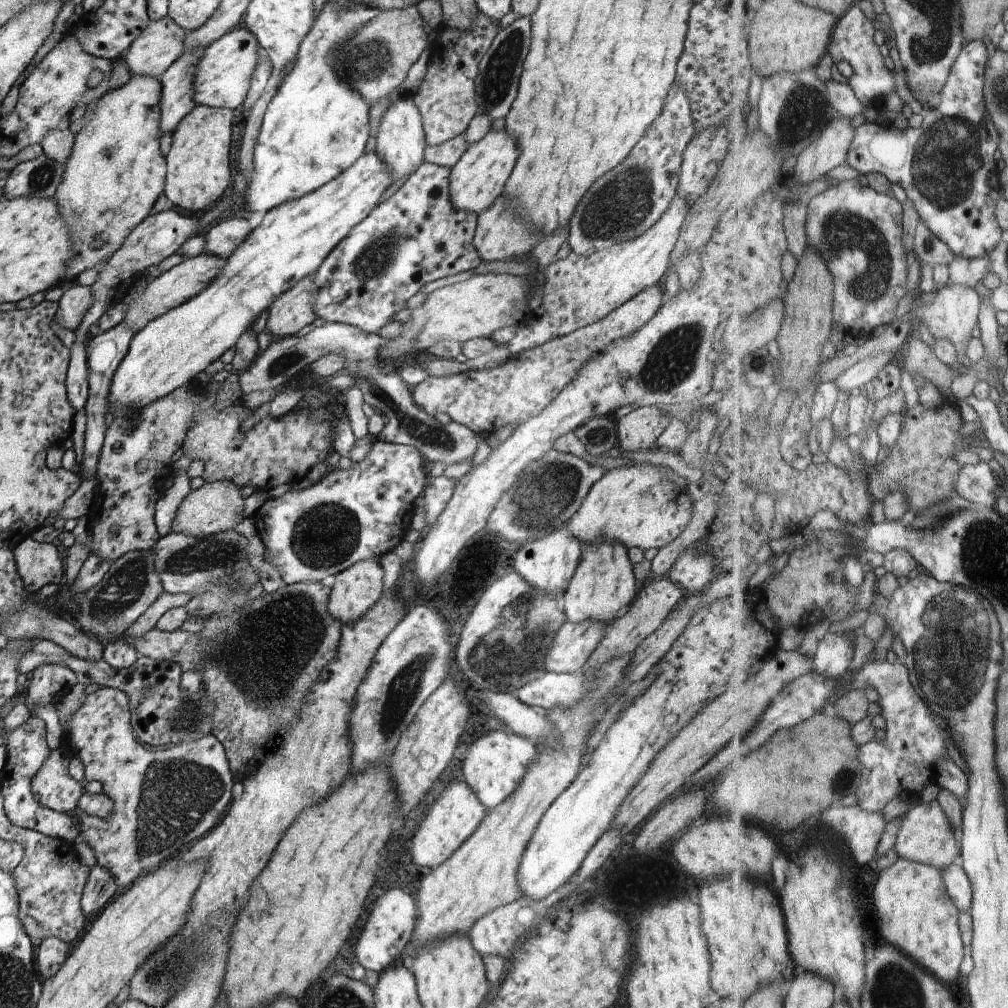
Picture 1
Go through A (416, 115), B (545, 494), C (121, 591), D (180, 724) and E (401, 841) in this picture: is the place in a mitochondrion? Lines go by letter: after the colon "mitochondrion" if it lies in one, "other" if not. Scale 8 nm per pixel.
A: other
B: mitochondrion
C: mitochondrion
D: mitochondrion
E: other

